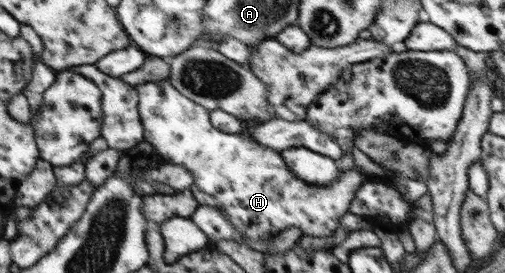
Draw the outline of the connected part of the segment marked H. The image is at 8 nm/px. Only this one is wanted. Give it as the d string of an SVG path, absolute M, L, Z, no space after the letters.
M155 81L136 84L138 92L138 113L144 128L146 140L156 153L169 164L177 164L186 168L194 175L194 185L190 192L197 199L199 205L215 207L225 213L245 239L258 241L269 235L277 236L285 228L296 226L301 228L304 235L325 238L333 236L340 226L341 217L350 210L351 201L357 189L368 179L359 168L341 171L337 182L329 186L311 186L303 183L286 164L279 151L272 151L269 147L259 144L253 135L241 131L229 134L217 130L210 121L210 110L183 96L170 82Z

